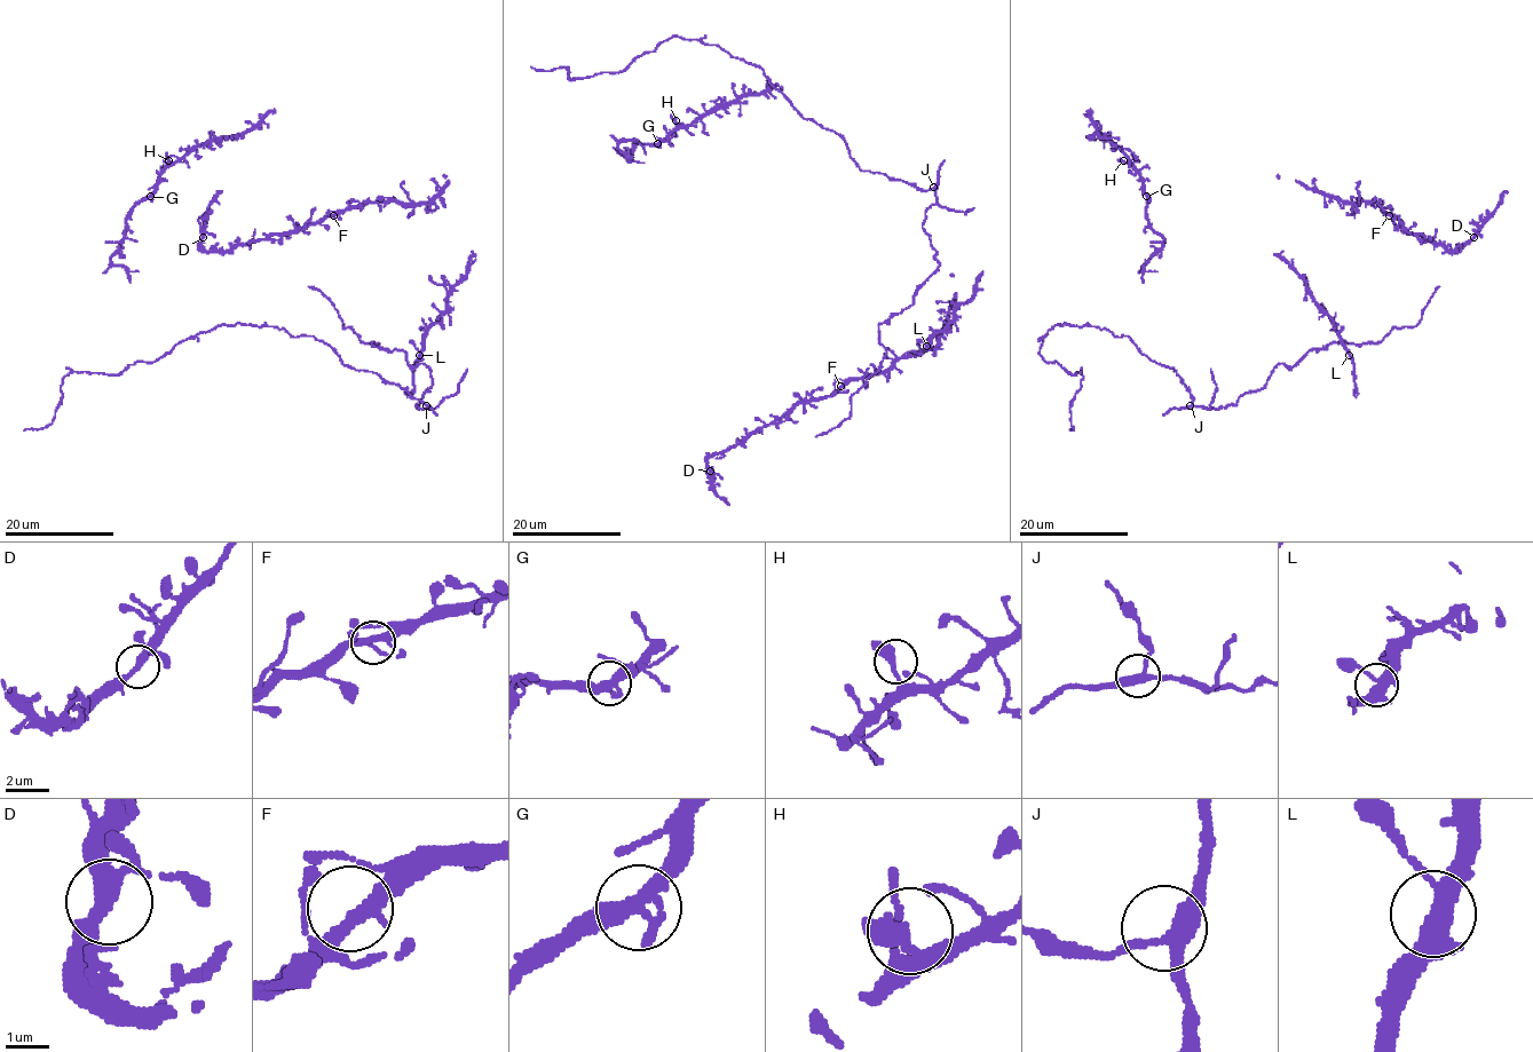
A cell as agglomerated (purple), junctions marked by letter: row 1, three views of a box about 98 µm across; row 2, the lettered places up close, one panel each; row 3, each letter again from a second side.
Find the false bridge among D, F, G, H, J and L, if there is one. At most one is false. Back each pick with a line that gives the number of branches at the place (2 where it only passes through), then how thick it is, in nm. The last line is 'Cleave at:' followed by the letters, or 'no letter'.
Cleave at: no letter

